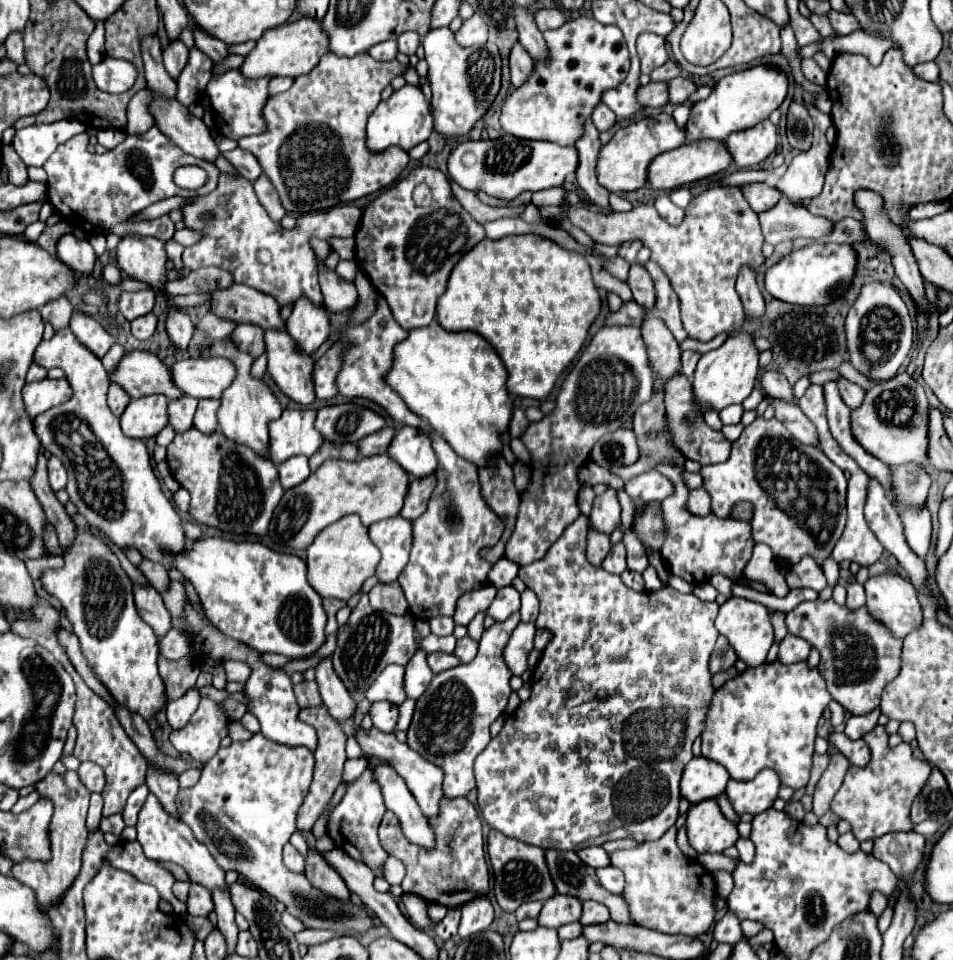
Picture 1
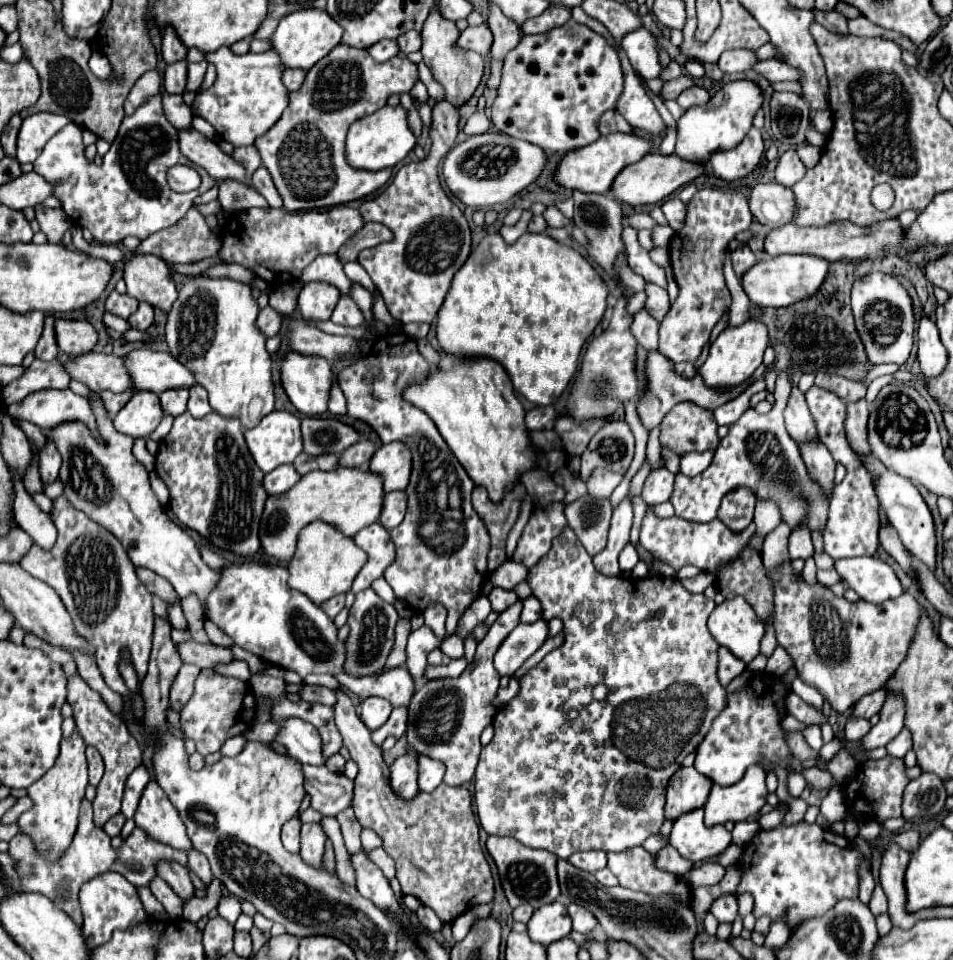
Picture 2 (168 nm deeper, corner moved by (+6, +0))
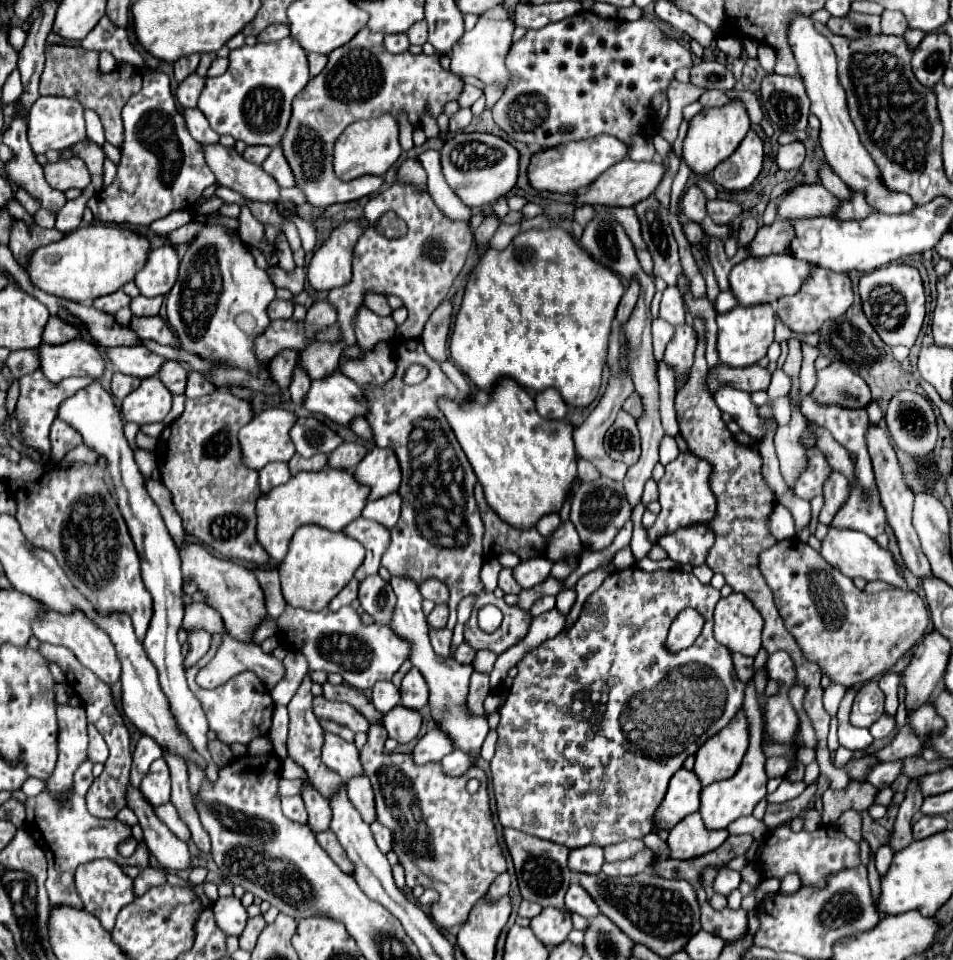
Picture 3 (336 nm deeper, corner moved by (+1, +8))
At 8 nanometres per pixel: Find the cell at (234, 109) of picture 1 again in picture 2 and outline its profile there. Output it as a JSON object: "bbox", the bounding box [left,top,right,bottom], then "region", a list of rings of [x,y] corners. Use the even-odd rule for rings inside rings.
{"bbox":[192,47,288,147],"region":[[[222,47],[206,57],[208,63],[216,65],[218,77],[212,87],[196,95],[192,103],[196,117],[208,121],[216,133],[234,147],[254,145],[254,141],[264,135],[288,107],[288,89],[282,83],[282,73],[286,69],[284,63],[274,49],[264,53],[236,55],[228,47]]]}

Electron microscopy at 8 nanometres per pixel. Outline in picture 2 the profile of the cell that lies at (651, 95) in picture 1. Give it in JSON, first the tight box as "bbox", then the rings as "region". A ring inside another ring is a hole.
{"bbox":[662,75,696,99],"region":[[[682,75],[682,77],[674,79],[674,81],[664,83],[662,97],[664,97],[664,99],[676,99],[682,91],[686,91],[686,89],[690,89],[690,87],[694,87],[694,85],[696,85],[696,83],[694,83],[694,79],[692,79],[690,75]]]}

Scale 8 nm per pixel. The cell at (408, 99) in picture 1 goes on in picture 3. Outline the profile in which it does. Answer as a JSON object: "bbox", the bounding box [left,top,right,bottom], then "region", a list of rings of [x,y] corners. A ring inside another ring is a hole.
{"bbox":[335,113,403,181],"region":[[[391,113],[359,119],[351,123],[335,143],[335,173],[343,181],[351,181],[361,175],[383,175],[399,157],[403,149],[399,143],[399,123]]]}

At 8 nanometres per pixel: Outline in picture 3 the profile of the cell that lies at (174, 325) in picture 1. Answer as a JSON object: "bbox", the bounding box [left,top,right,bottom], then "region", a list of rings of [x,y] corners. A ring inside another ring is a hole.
{"bbox":[135,245,179,297],"region":[[[163,245],[149,251],[145,267],[135,275],[135,283],[145,297],[167,295],[177,281],[179,257],[175,247]]]}

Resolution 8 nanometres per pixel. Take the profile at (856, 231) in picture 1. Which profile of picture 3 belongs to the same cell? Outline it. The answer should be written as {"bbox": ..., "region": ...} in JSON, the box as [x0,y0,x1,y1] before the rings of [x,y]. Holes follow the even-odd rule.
{"bbox":[749,219,795,257],"region":[[[775,219],[773,225],[761,227],[749,245],[751,255],[765,257],[771,253],[785,253],[791,249],[791,237],[795,237],[793,223],[787,219]]]}

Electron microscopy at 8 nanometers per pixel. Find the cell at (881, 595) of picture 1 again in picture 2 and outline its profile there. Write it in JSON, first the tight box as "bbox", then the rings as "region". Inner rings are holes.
{"bbox":[834,557,902,605],"region":[[[846,557],[834,561],[836,573],[854,589],[860,599],[880,605],[882,601],[902,595],[902,585],[894,569],[878,557]]]}

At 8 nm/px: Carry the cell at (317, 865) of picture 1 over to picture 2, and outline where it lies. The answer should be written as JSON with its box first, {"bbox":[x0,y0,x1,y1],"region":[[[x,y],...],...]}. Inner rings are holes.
{"bbox":[300,823,326,867],"region":[[[304,823],[302,825],[302,839],[300,839],[300,855],[308,865],[322,867],[324,855],[324,841],[326,833],[320,823]]]}

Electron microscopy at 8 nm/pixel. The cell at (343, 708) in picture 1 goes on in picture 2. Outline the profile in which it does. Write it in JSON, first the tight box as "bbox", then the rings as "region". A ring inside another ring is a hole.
{"bbox":[334,689,494,923],"region":[[[338,689],[338,705],[334,707],[336,713],[336,725],[344,737],[344,747],[350,751],[352,761],[358,765],[358,777],[354,779],[354,801],[352,807],[356,811],[358,821],[362,827],[374,829],[382,841],[384,851],[396,861],[396,879],[402,885],[404,895],[418,897],[424,905],[432,907],[442,923],[452,923],[460,913],[466,909],[488,903],[494,897],[494,877],[490,871],[490,865],[482,853],[480,837],[478,837],[478,821],[472,811],[472,795],[466,787],[450,787],[442,783],[432,793],[416,793],[412,801],[406,801],[400,797],[392,785],[390,785],[390,769],[382,759],[382,749],[372,743],[370,729],[362,723],[362,719],[356,715],[356,709],[350,701],[350,697]]]}

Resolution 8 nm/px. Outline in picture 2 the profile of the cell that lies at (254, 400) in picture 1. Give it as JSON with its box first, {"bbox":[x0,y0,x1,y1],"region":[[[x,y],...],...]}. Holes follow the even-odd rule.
{"bbox":[166,275,274,429],"region":[[[190,275],[184,279],[178,291],[178,299],[174,301],[166,321],[166,343],[170,347],[172,357],[180,361],[184,367],[188,367],[196,377],[196,383],[200,383],[208,391],[212,409],[222,417],[238,417],[244,429],[256,427],[260,421],[260,417],[250,417],[248,405],[254,397],[260,397],[264,401],[262,417],[274,409],[274,387],[270,379],[272,359],[270,353],[266,351],[266,337],[256,327],[258,313],[260,307],[258,301],[252,297],[250,285],[234,281],[230,277]]]}

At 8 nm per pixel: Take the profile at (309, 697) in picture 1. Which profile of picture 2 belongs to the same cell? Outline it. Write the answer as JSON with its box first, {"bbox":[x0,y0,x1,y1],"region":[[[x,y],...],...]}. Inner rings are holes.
{"bbox":[300,685,336,705],"region":[[[306,685],[302,691],[300,691],[300,697],[304,701],[314,701],[314,703],[322,703],[322,705],[336,705],[336,693],[326,689],[326,687],[318,687],[318,685]]]}

